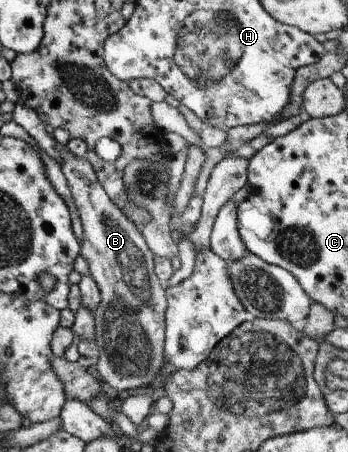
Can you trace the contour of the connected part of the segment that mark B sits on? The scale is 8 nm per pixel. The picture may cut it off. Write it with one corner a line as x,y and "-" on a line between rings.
56,146
60,156
60,168
66,184
72,195
73,202
78,212
80,224
82,224
82,240
80,240
79,255
86,260
88,272
99,290
100,302
94,312
95,340
99,352
97,371
100,378
119,394
134,390
142,386
151,386
155,376
161,370
164,361
164,313
167,300
165,289
156,278
153,271
153,257
151,250
146,246
145,240
140,234
139,228
134,226
119,208
110,202
110,198
104,192
98,182
92,167
84,157
72,156
63,146

